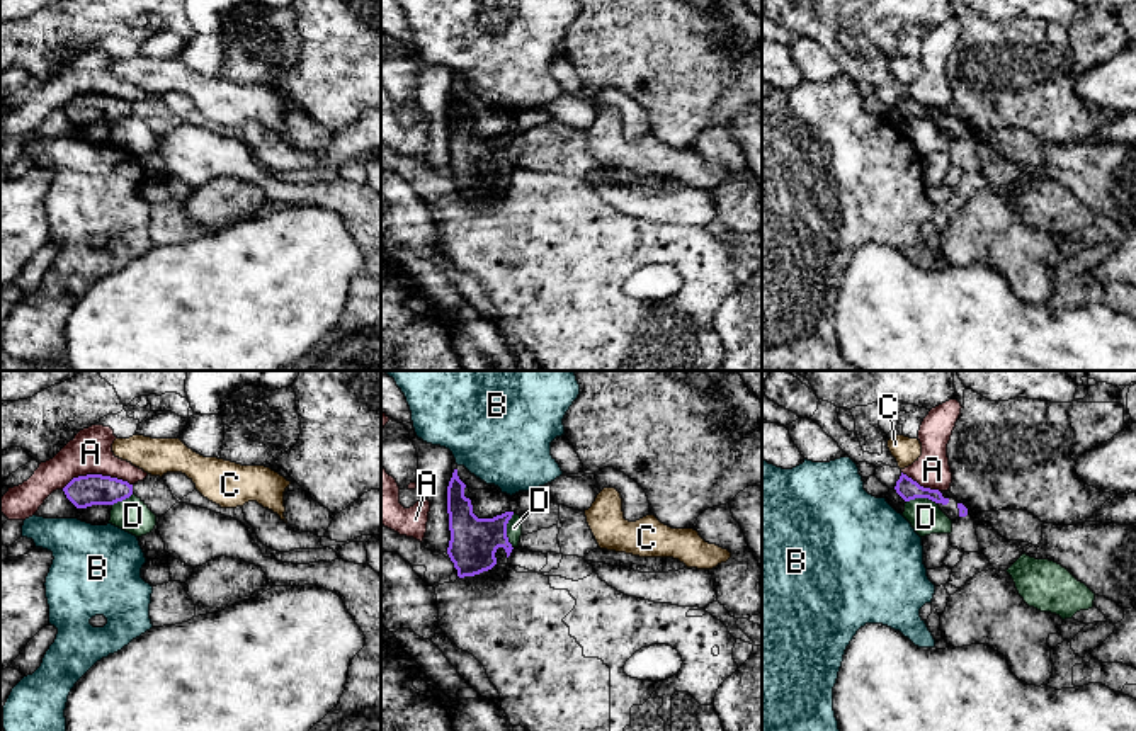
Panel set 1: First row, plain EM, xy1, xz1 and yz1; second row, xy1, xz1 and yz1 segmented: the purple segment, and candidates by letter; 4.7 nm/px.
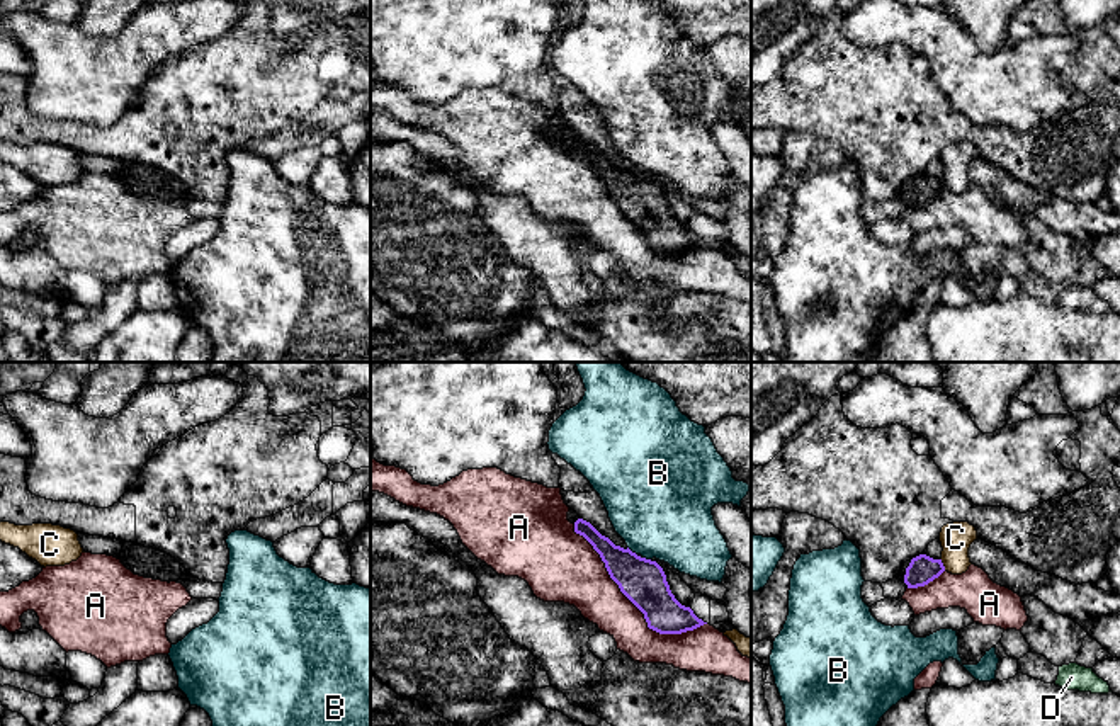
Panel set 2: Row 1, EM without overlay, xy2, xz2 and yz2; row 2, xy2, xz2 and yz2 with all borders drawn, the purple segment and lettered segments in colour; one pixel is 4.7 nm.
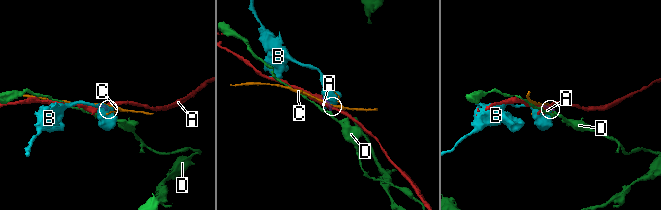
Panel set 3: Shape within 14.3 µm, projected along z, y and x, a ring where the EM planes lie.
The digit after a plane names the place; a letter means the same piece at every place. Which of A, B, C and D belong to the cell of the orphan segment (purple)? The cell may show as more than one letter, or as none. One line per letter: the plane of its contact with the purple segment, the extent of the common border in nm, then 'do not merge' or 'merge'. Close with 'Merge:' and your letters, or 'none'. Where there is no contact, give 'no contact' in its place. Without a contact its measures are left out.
A: meets purple in xz2; contact 800 nm long; do not merge
B: meets purple in xz2; contact 60 nm long; do not merge
C: meets purple in yz2; contact 70 nm long; do not merge
D: meets purple in xz1; contact 170 nm long; do not merge
Merge: none

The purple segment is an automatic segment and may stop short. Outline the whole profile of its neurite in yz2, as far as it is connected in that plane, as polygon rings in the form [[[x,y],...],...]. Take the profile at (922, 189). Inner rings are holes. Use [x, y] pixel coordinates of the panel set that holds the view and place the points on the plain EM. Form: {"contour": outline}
{"contour": [[[919,173],[906,180],[897,196],[908,204],[908,207],[925,206],[945,190],[942,179],[933,179],[926,173]]]}

